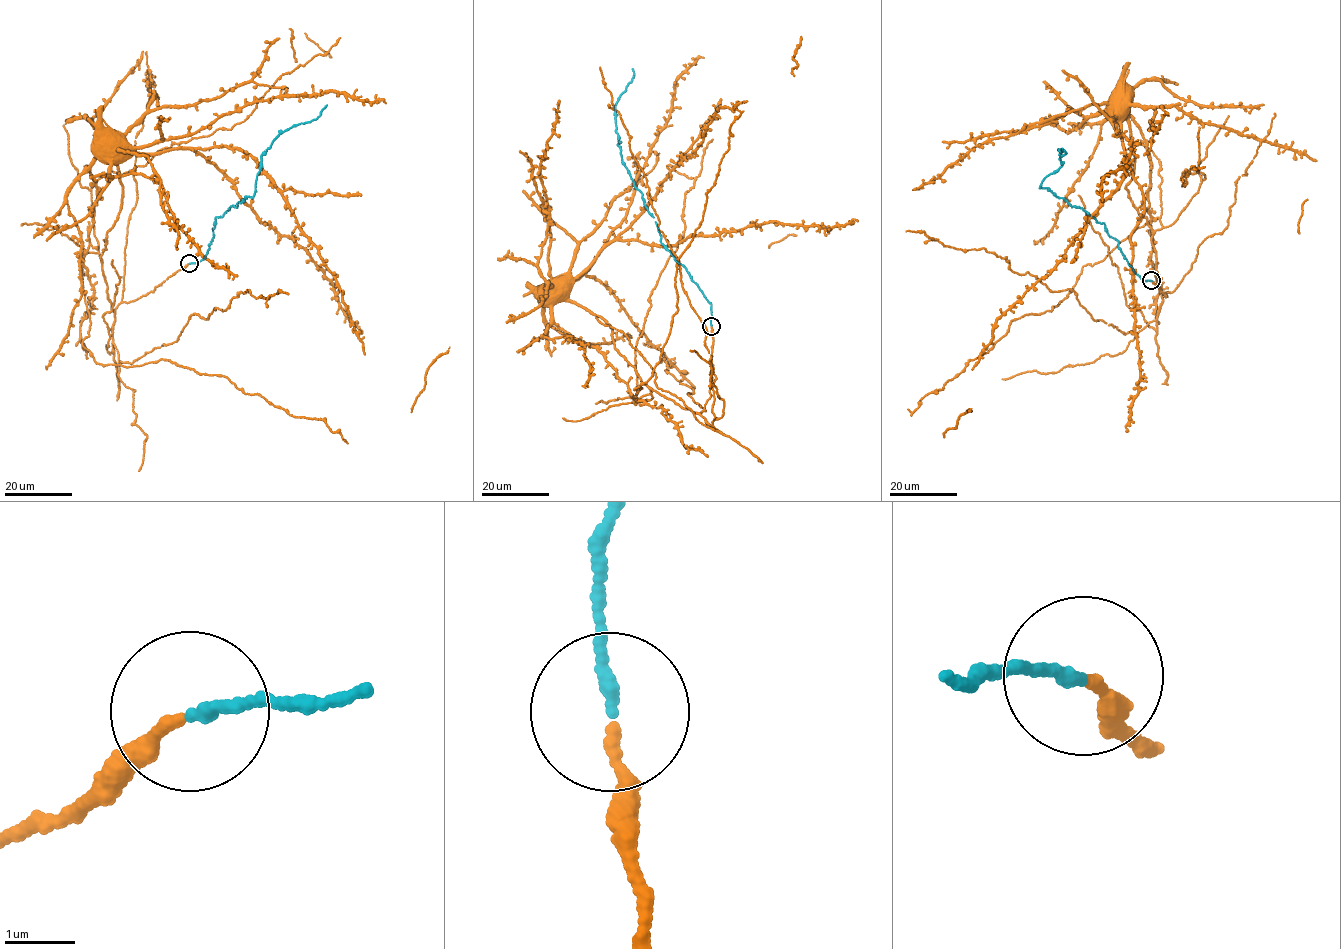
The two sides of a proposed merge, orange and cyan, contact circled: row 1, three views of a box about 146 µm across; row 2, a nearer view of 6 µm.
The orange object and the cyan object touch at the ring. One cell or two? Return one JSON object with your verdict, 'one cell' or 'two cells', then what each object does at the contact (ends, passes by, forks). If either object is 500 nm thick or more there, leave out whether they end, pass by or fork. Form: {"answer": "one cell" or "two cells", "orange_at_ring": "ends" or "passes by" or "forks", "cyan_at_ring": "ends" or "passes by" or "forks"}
{"answer": "one cell", "orange_at_ring": "ends", "cyan_at_ring": "ends"}

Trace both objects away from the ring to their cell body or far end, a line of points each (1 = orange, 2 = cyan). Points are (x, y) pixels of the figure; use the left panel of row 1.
1: (188, 263), (155, 290), (111, 308), (100, 256), (121, 202), (115, 156), (126, 150), (119, 150)
2: (189, 263), (205, 257), (215, 218), (252, 197), (262, 153), (273, 139), (315, 119), (327, 105)

